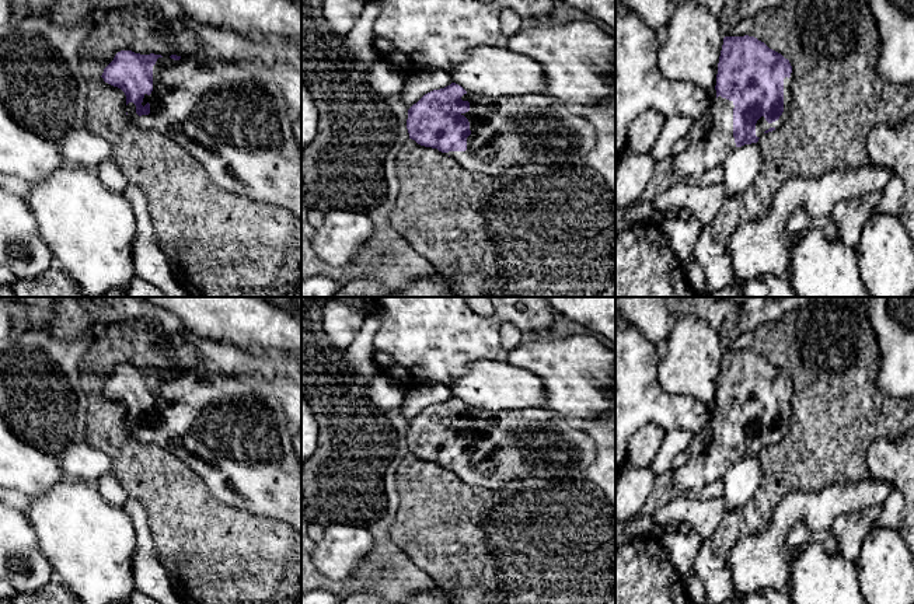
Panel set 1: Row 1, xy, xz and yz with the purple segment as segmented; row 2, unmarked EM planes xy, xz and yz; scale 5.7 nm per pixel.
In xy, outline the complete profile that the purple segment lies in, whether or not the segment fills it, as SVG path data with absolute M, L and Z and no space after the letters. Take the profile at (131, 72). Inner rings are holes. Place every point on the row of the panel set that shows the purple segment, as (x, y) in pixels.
M121 50L101 77L125 92L130 121L163 133L185 149L217 186L255 202L285 207L301 219L301 153L292 130L289 107L275 83L257 80L248 67L217 60L207 52L161 56Z

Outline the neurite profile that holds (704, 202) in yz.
M680 181L650 200L655 212L666 209L688 209L707 228L712 226L716 213L730 198L722 184L700 185Z

